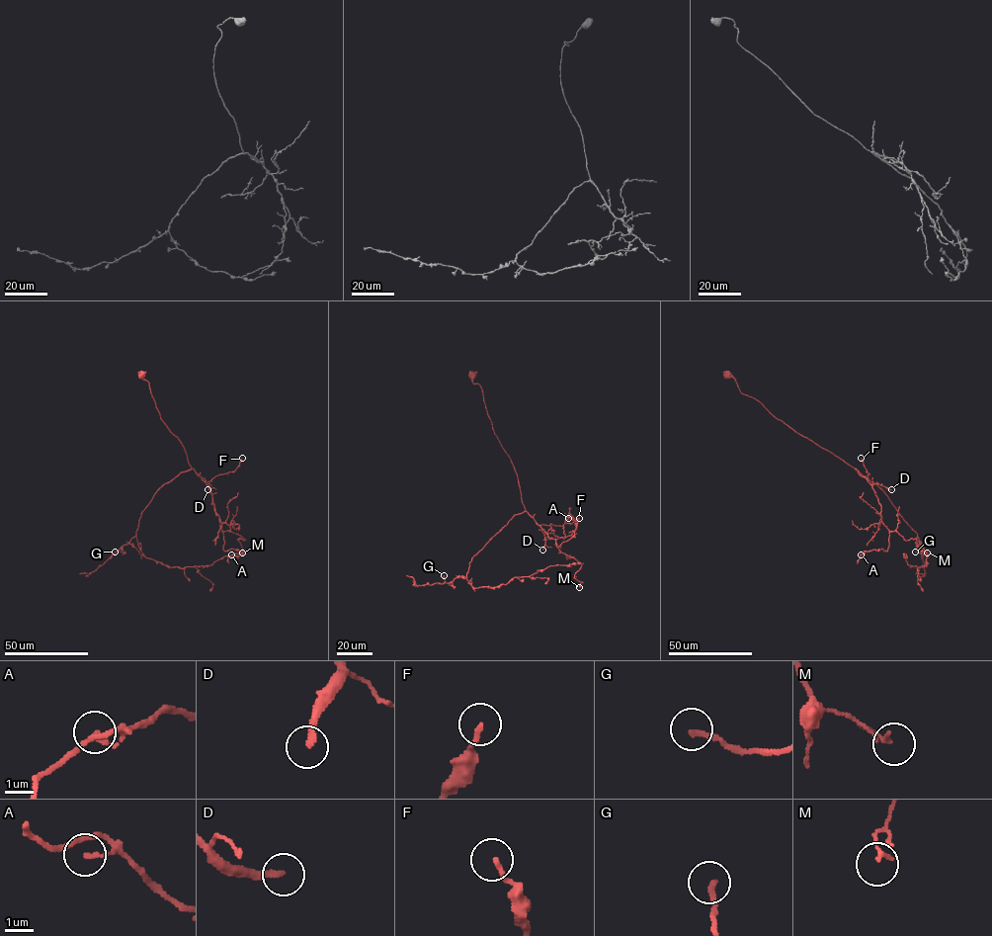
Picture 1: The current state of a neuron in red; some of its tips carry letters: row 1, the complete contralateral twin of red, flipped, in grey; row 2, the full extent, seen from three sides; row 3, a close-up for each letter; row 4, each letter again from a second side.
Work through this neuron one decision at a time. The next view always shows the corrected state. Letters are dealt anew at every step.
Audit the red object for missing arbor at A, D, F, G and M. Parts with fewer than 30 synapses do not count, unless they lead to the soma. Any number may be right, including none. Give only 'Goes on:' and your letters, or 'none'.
Goes on: none

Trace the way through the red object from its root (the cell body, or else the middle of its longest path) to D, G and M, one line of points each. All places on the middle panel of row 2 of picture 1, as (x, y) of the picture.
D: (472, 376), (471, 382), (481, 388), (494, 433), (514, 467), (525, 508), (542, 529), (545, 540), (542, 550)
G: (472, 376), (514, 467), (526, 510), (472, 557), (466, 577), (446, 583), (444, 575)
M: (472, 376), (514, 467), (525, 508), (561, 552), (582, 563), (574, 577), (579, 587)

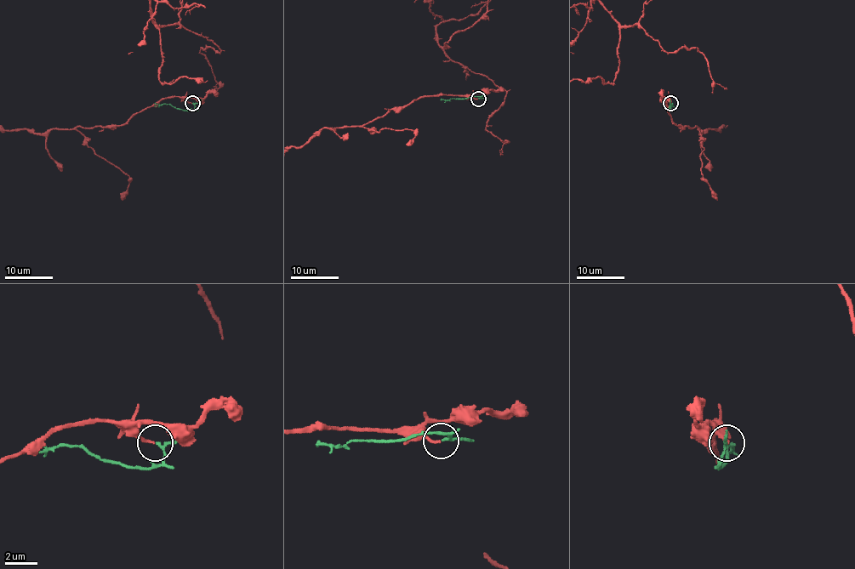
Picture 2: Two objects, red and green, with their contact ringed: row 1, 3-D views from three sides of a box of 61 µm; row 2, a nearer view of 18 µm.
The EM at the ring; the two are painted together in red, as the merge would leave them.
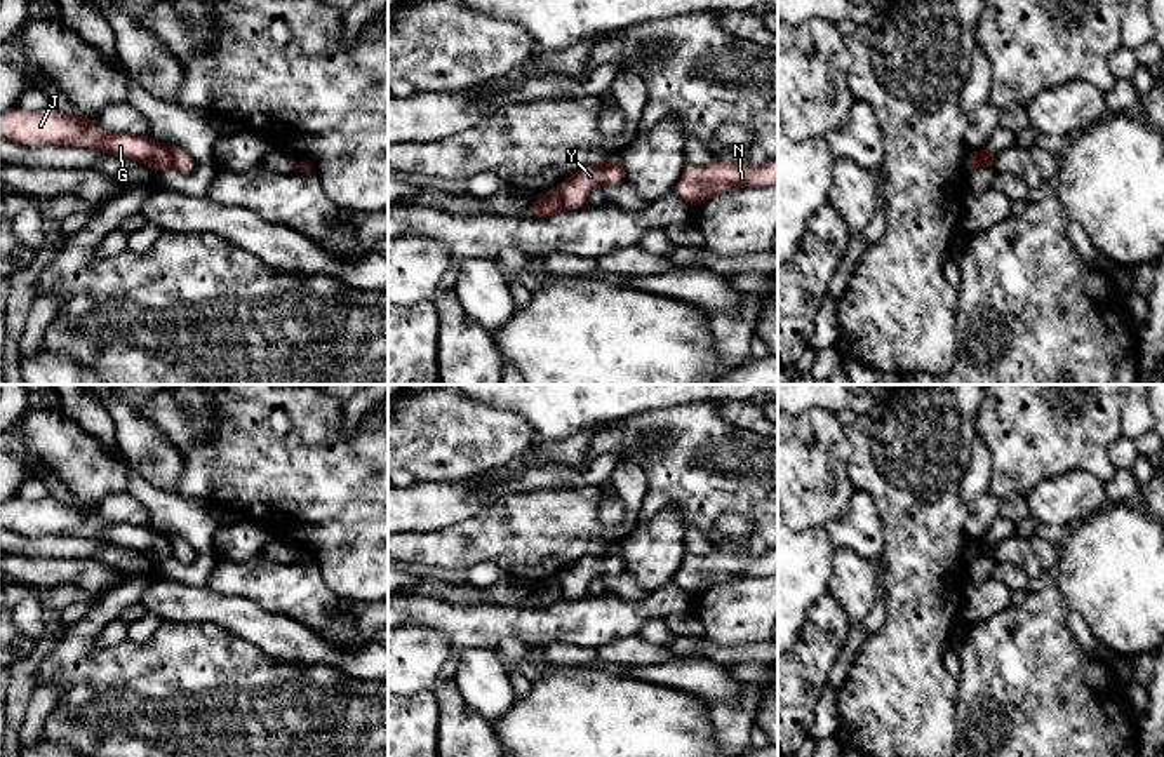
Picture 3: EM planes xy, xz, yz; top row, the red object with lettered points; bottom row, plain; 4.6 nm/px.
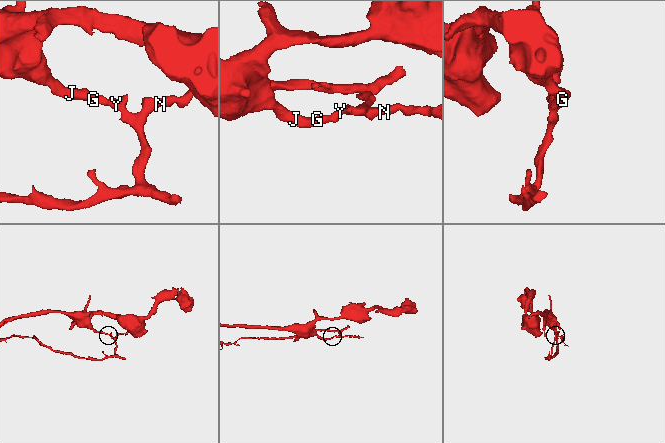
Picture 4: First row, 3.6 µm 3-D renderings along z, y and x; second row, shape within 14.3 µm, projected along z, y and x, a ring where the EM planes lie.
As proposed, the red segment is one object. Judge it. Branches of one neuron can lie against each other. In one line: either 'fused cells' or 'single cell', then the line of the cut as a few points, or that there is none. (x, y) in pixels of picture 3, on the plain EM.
fused cells; cut xy (169, 538), (173, 557)

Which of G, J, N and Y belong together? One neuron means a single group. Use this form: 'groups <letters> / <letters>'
groups G J / N Y

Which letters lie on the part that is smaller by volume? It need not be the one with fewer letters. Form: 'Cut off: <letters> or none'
Cut off: N, Y

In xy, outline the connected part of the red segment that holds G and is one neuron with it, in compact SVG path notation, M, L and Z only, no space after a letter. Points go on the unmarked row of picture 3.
M12 498L0 503L0 527L26 534L64 534L130 548L155 560L171 560L171 538L151 526L104 522L97 510L85 510L52 498L26 501Z

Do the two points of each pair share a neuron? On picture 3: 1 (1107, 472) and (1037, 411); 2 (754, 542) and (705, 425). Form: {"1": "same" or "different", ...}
{"1": "same", "2": "same"}

